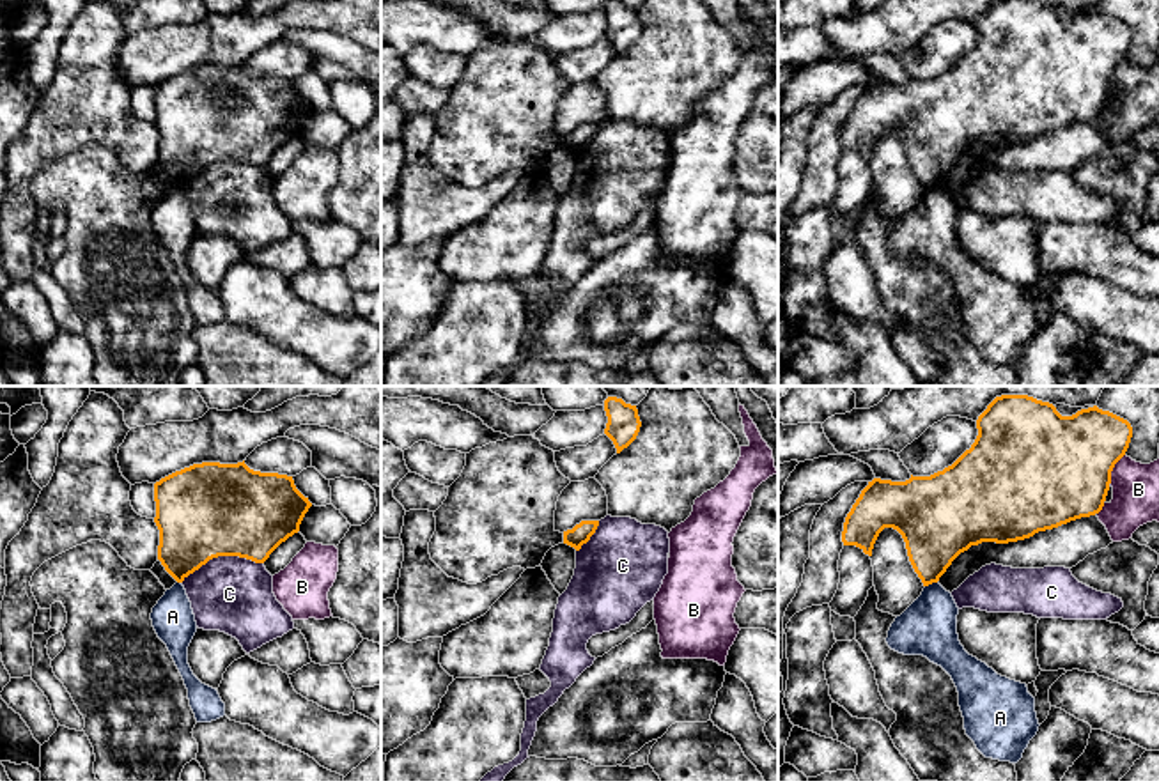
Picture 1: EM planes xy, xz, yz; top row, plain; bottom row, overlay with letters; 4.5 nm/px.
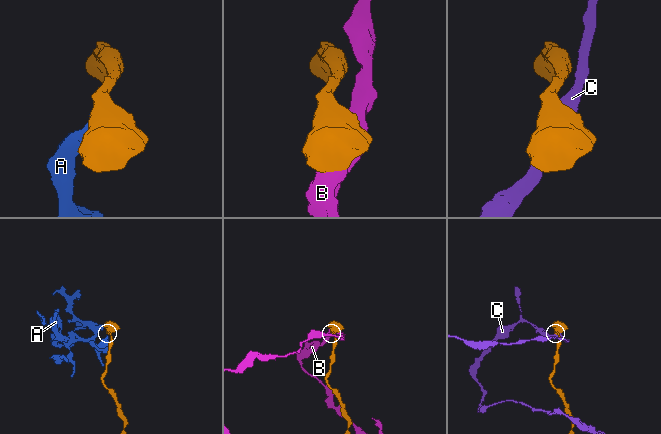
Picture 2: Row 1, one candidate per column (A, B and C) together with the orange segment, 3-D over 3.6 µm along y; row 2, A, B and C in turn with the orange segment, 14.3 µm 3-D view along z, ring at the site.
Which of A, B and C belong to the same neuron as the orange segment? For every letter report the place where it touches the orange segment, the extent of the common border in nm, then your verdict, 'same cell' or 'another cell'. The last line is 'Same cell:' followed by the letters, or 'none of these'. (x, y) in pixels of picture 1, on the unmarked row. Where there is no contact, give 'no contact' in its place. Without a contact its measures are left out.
A: meets orange in yz at (931, 186); contact 60 nm long; another cell
B: meets orange in yz at (1112, 73); contact 160 nm long; another cell
C: meets orange in xy at (222, 158); contact 380 nm long; another cell
Same cell: none of these

